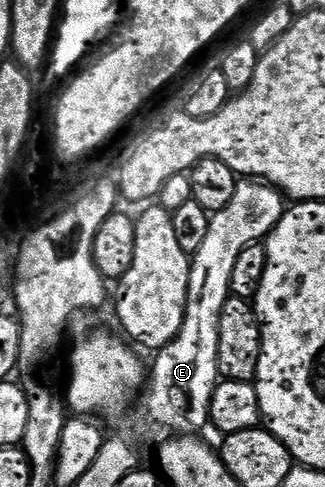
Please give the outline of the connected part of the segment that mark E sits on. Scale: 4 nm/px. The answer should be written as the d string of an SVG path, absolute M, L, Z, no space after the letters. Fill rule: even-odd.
M240 181L237 182L234 197L230 197L226 209L211 212L206 237L190 259L192 268L182 329L178 329L174 341L170 341L155 352L153 359L156 360L150 363L150 378L142 395L144 408L140 411L140 419L150 434L168 437L173 433L200 433L204 426L206 428L209 426L210 401L214 397L214 389L222 381L218 369L218 321L222 305L226 305L226 301L232 295L230 276L234 273L234 261L238 261L238 253L242 253L242 249L246 249L252 243L267 240L274 225L278 225L278 221L284 216L285 210L285 196L272 184L263 181Z

